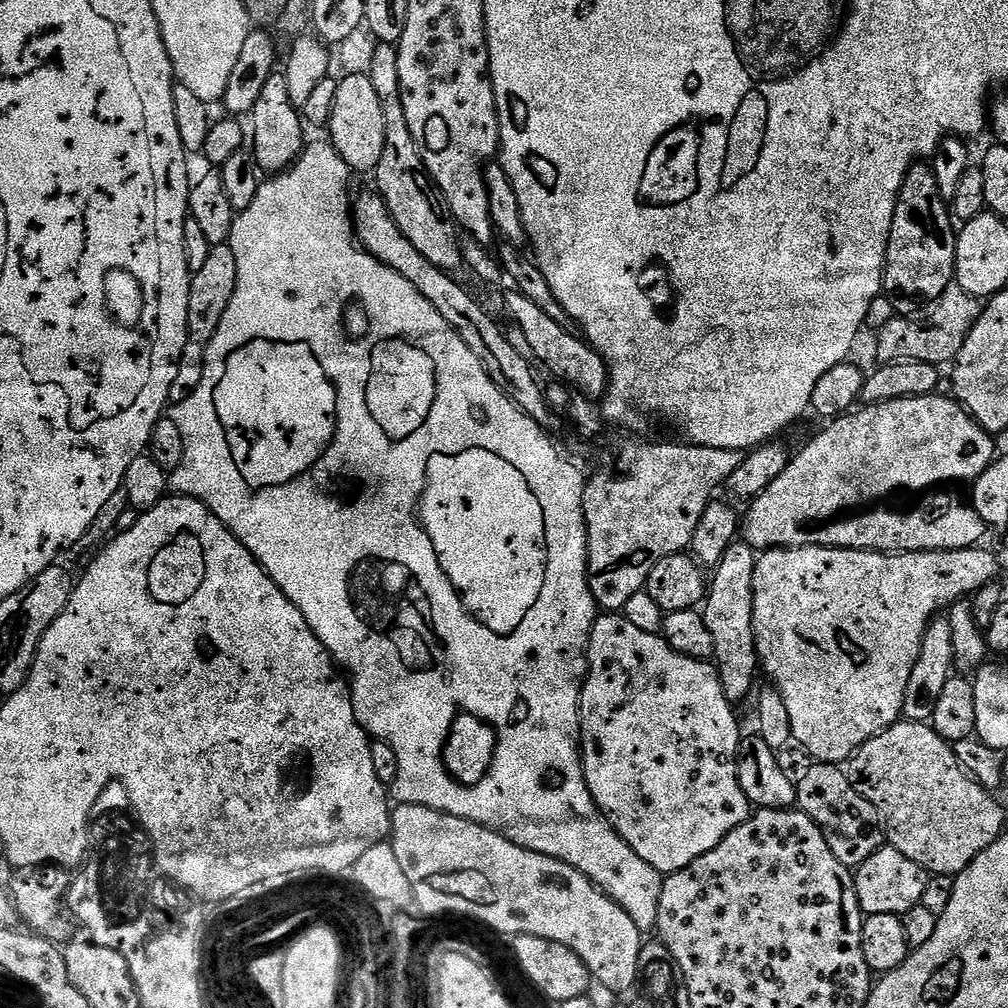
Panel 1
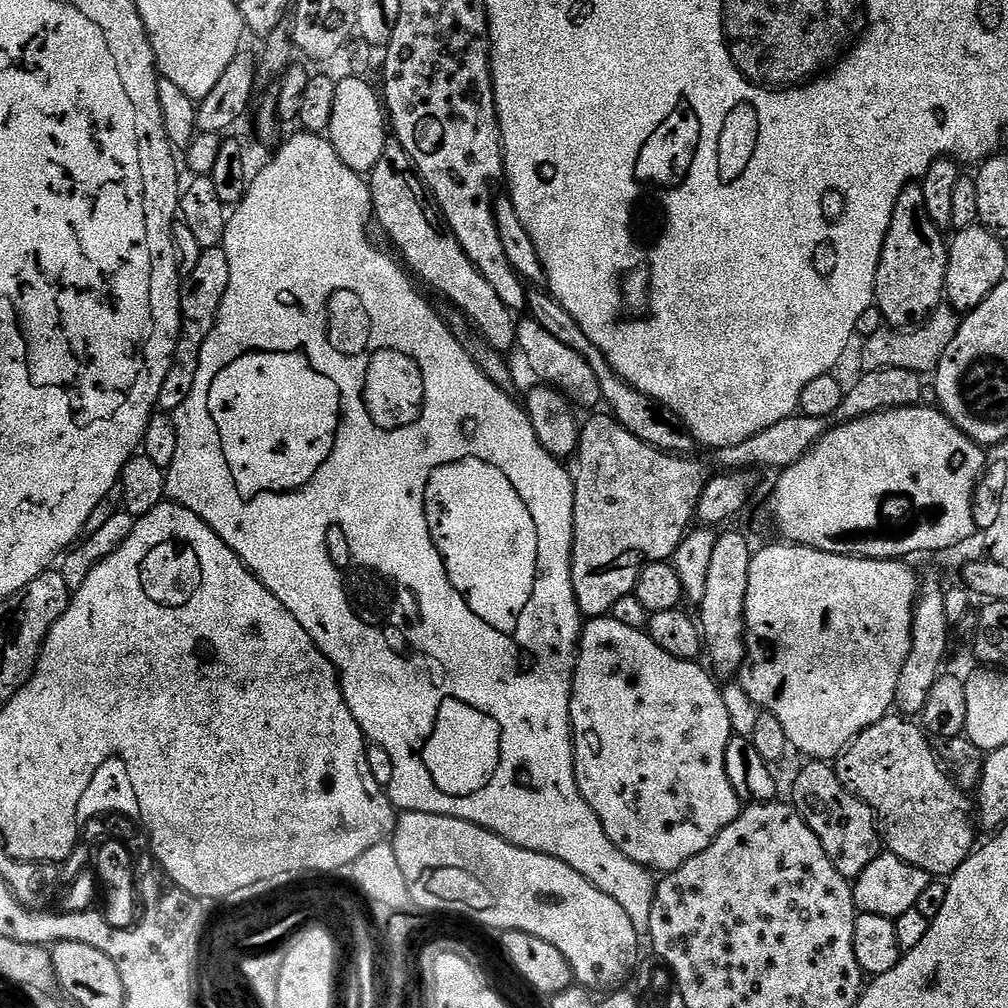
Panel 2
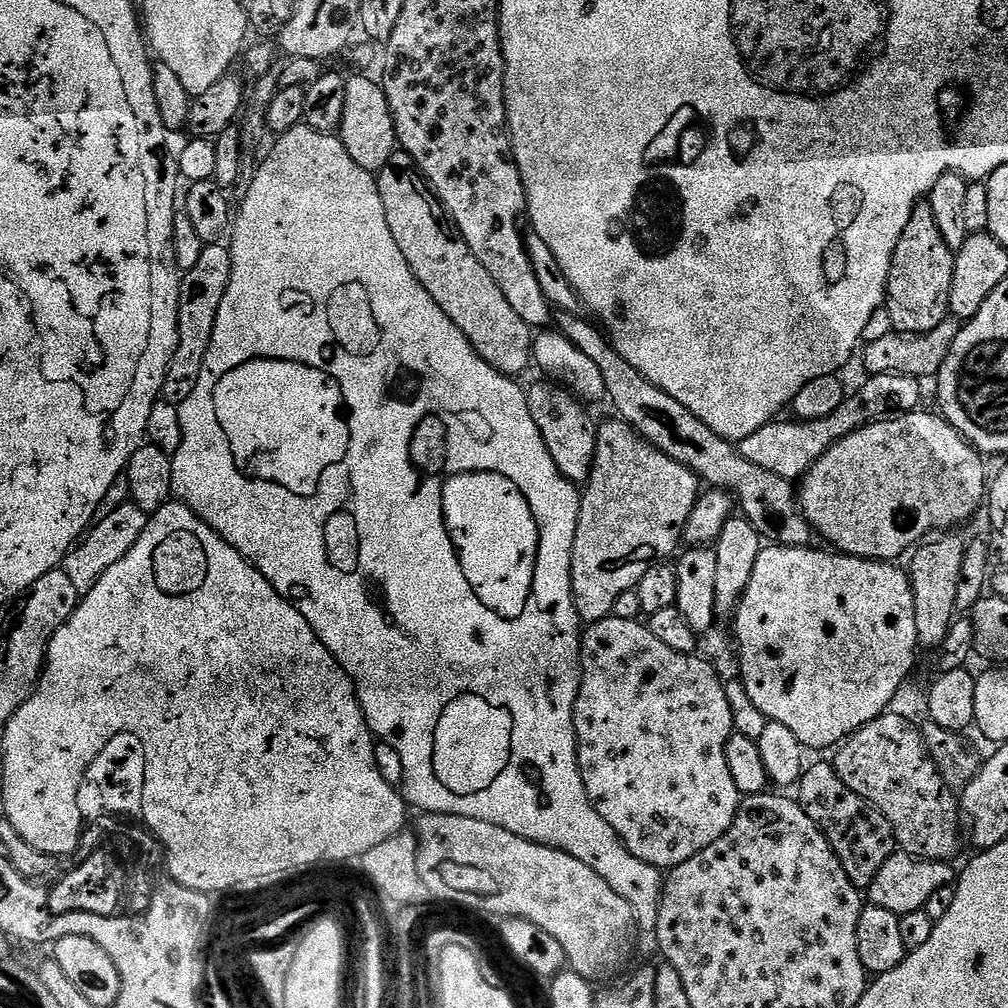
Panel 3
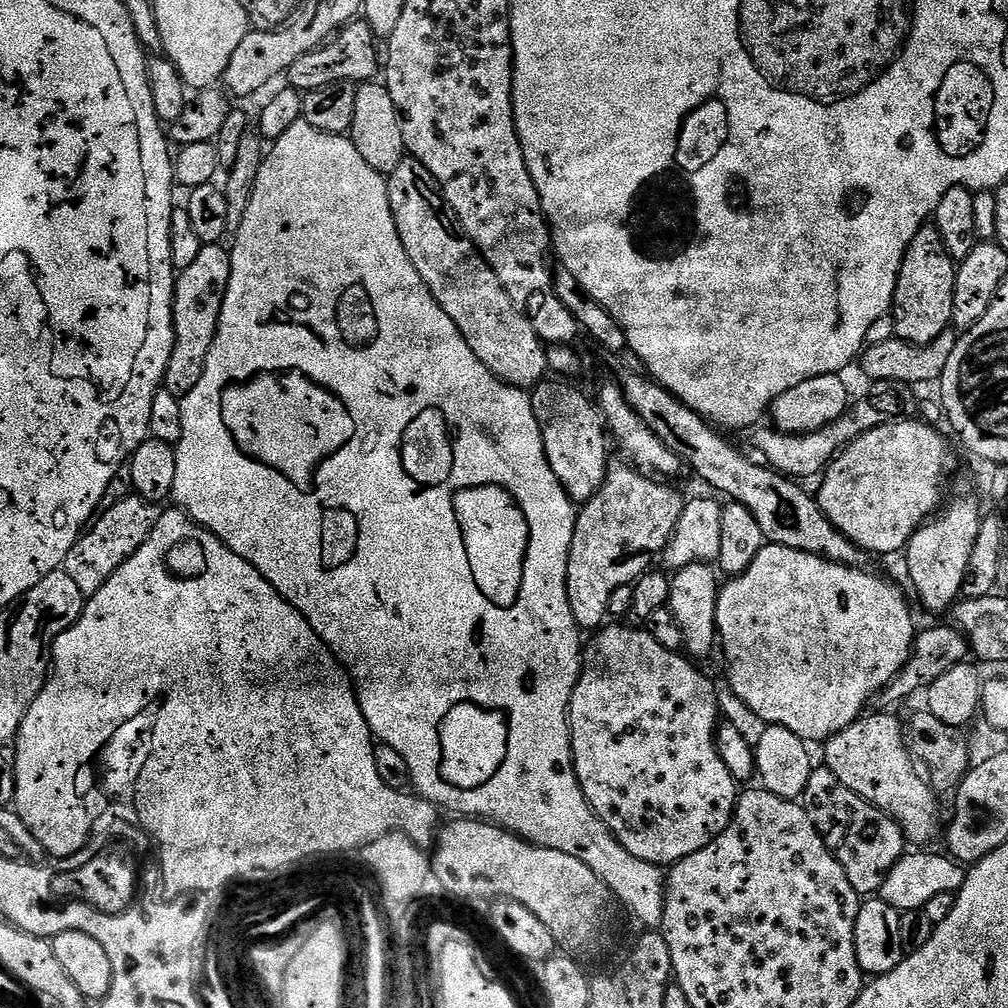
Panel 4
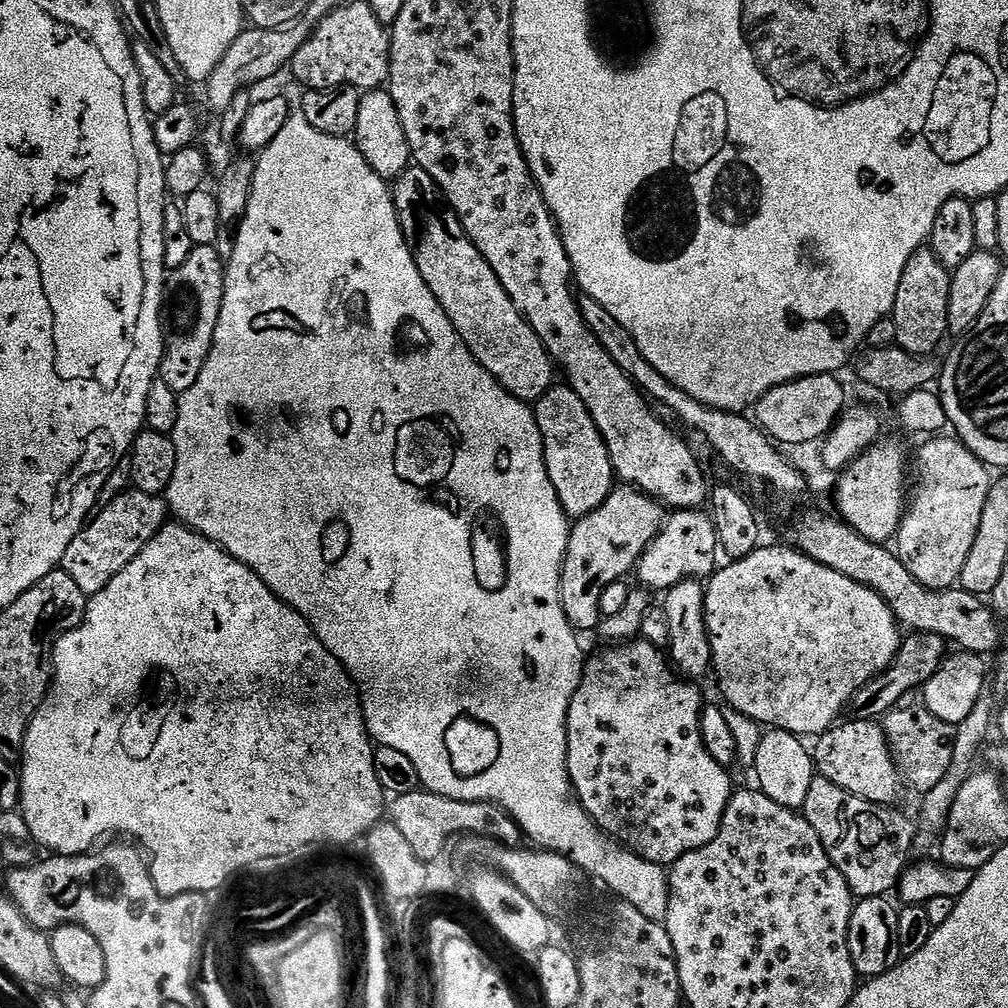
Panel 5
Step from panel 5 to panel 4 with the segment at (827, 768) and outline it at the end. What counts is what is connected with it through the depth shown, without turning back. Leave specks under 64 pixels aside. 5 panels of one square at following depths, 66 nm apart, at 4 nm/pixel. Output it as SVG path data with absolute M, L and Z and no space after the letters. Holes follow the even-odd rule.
M887 711L865 714L846 730L834 734L823 745L823 767L828 768L846 786L866 802L882 810L904 831L905 841L912 846L928 846L936 835L941 835L940 804L932 785L918 771L906 739L906 728ZM916 768L917 772L916 773ZM920 775L920 776L919 776Z

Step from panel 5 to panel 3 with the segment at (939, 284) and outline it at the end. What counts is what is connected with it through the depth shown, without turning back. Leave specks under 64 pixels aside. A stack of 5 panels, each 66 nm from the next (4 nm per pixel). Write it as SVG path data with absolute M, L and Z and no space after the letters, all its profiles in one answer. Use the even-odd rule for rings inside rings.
M928 202L917 204L895 247L885 292L885 310L900 333L928 333L949 317L950 286L953 285L955 253L941 236L935 209Z

